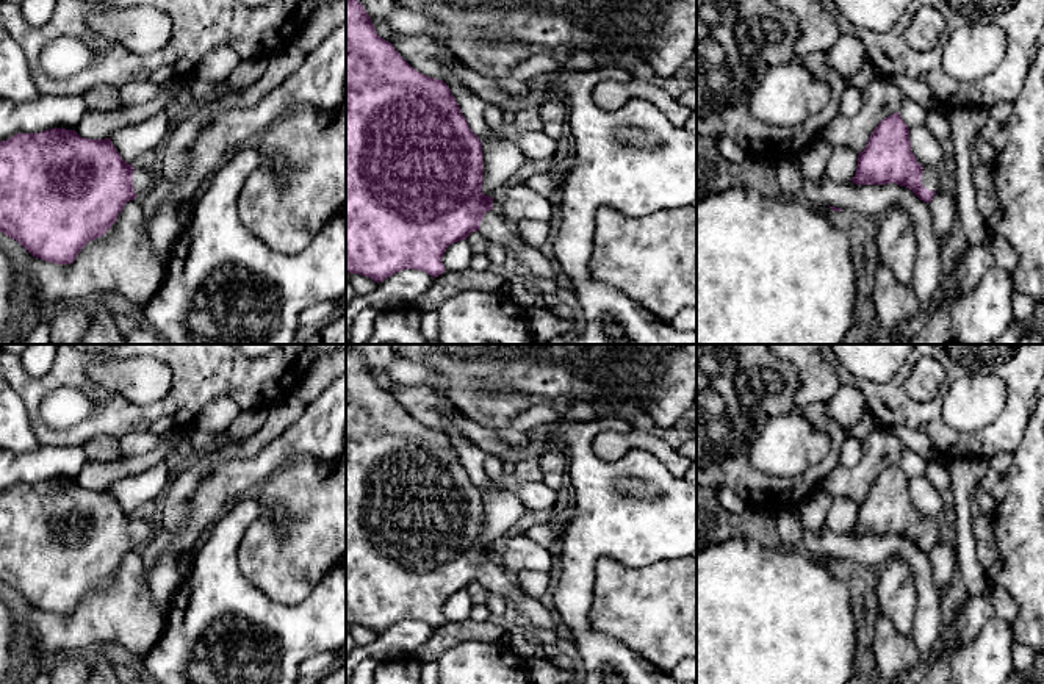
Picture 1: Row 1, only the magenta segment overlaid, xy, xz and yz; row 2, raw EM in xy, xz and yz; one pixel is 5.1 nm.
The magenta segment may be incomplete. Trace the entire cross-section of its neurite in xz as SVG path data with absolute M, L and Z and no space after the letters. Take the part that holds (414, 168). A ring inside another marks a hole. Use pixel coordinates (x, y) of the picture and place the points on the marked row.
M346 0L346 271L383 282L404 269L424 271L434 279L441 275L446 268L441 261L446 249L466 239L473 232L481 232L488 241L513 252L527 271L527 280L535 285L553 283L557 286L557 266L546 260L540 249L529 246L517 232L515 224L506 221L495 208L493 199L482 193L484 183L484 153L482 141L468 125L462 110L443 80L427 77L413 69L391 42L376 33L374 23L358 0Z

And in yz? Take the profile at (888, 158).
M897 113L883 119L858 155L858 167L850 180L856 185L895 183L909 188L920 200L930 203L936 194L939 169L923 167L911 150L909 127Z

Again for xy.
M66 128L17 133L0 141L0 232L36 258L70 265L89 241L113 227L127 202L152 188L158 175L158 167L146 171L128 164L110 138L88 139Z

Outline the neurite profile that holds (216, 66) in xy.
M227 45L211 49L196 66L193 75L199 81L219 85L227 81L241 56Z

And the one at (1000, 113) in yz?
M1000 102L989 108L989 117L999 125L1006 125L1013 111L1013 103Z

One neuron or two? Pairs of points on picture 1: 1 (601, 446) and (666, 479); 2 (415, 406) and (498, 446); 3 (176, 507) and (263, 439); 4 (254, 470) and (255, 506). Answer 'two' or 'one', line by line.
1: two
2: one
3: one
4: two

